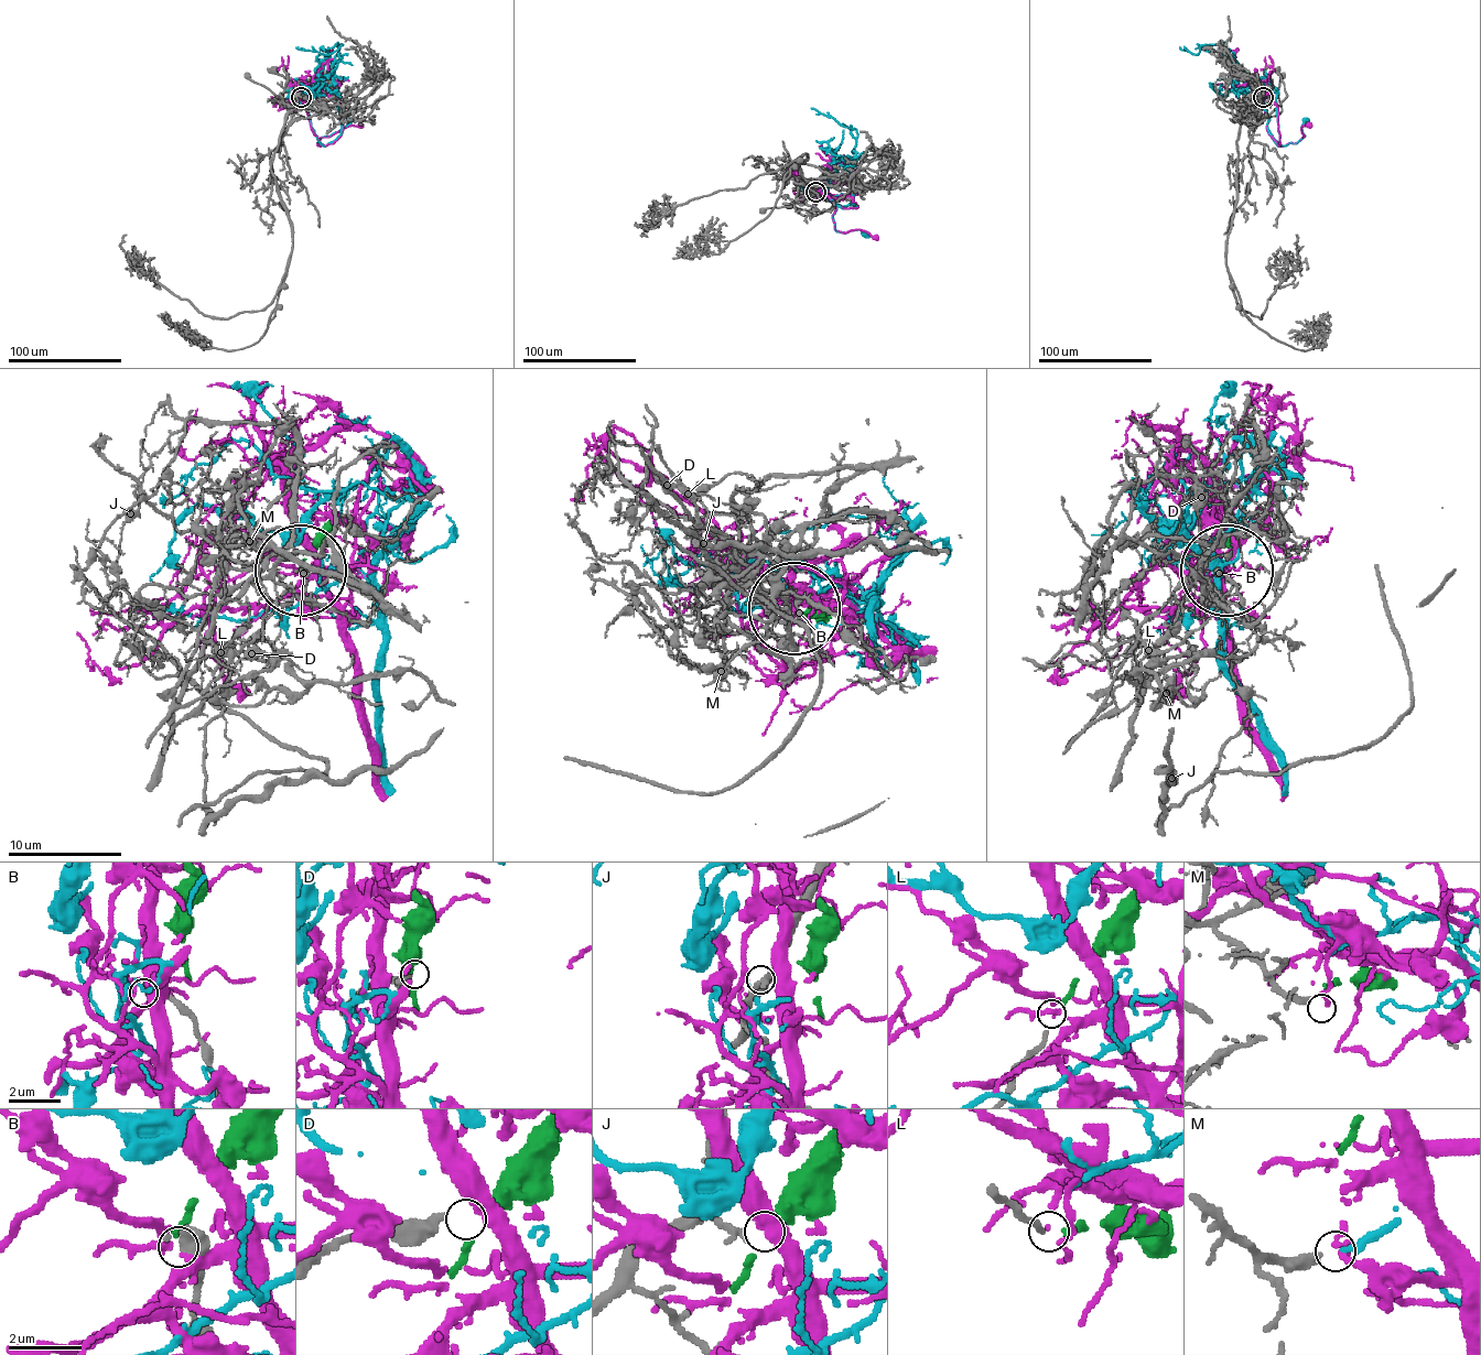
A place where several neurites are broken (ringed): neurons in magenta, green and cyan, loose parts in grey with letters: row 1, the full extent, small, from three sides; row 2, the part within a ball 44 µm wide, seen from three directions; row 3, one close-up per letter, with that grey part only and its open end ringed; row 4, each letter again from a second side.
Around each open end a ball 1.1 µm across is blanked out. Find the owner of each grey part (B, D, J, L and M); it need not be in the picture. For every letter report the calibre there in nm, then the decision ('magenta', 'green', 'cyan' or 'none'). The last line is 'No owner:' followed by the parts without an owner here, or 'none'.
B: calibre 320 nm; magenta
D: calibre 360 nm; none
J: calibre 170 nm; none
L: calibre 170 nm; green
M: calibre 300 nm; none
No owner: D, J, M

